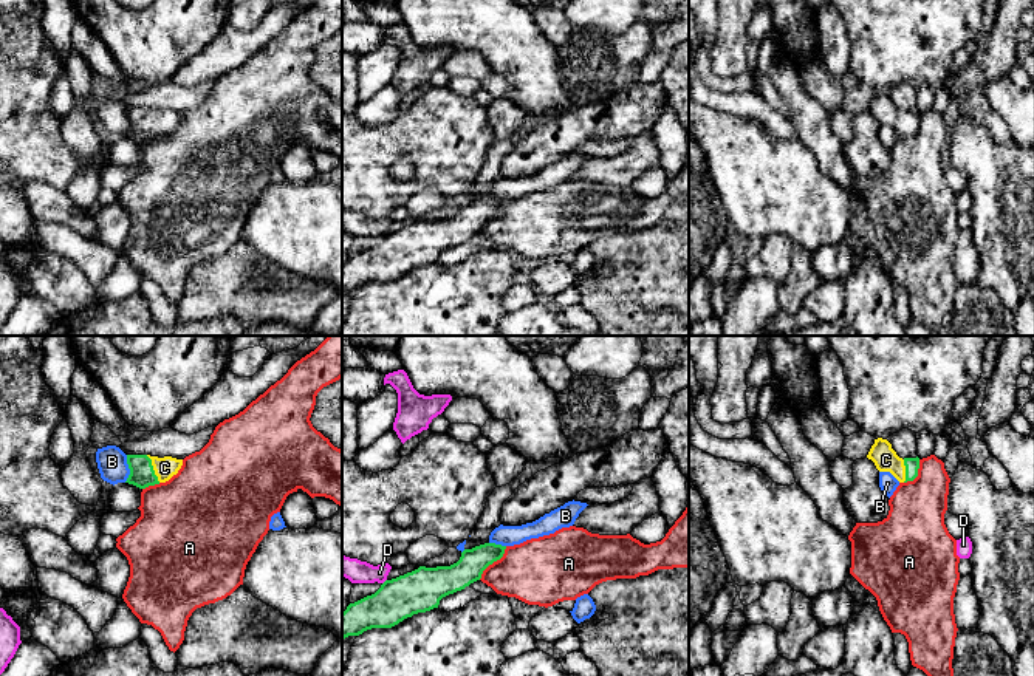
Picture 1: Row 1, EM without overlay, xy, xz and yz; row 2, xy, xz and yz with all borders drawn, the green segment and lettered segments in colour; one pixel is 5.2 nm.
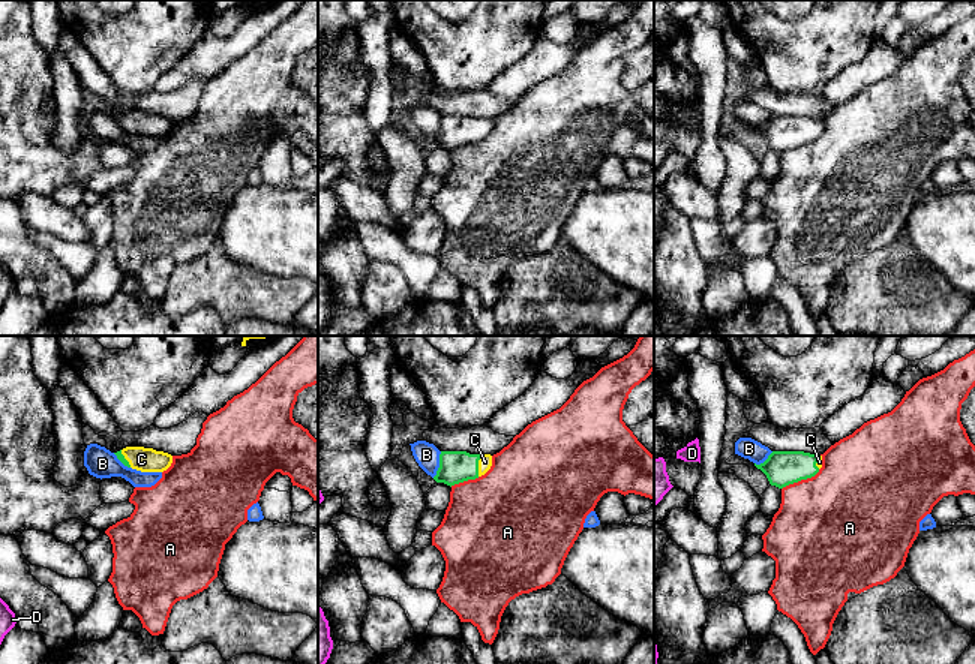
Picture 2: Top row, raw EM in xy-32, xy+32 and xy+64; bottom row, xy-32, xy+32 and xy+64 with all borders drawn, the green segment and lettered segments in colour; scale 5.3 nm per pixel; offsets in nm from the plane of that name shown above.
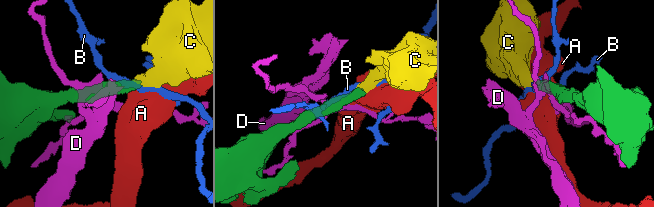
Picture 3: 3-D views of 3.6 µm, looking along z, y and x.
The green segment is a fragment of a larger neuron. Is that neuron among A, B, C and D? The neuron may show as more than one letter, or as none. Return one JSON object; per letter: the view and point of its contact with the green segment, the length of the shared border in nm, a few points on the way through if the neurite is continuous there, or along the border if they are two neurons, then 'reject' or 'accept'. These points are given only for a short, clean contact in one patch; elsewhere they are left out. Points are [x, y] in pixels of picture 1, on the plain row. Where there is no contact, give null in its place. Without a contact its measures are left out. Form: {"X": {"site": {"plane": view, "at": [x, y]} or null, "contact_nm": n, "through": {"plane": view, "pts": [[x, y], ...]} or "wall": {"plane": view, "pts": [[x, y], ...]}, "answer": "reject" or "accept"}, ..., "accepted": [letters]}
{"A": {"site": {"plane": "xz", "at": [493, 215]}, "contact_nm": 220, "wall": {"plane": "xz", "pts": [[506, 200], [505, 206], [479, 232]]}, "answer": "reject"}, "B": {"site": {"plane": "xy", "at": [129, 121]}, "contact_nm": 140, "wall": {"plane": "xy", "pts": [[127, 109], [129, 130], [124, 135]]}, "answer": "reject"}, "C": {"site": {"plane": "xy", "at": [152, 122]}, "contact_nm": 160, "through": {"plane": "xy", "pts": [[141, 129], [152, 122], [164, 121]]}, "answer": "accept"}, "D": {"site": {"plane": "xz", "at": [384, 235]}, "contact_nm": 40, "answer": "reject"}, "accepted": ["C"]}

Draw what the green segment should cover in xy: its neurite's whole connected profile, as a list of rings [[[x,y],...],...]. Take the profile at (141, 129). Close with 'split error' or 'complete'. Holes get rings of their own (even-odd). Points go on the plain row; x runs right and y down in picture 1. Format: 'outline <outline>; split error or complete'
outline [[[127,108],[130,128],[125,136],[139,142],[169,135],[183,119],[183,113],[172,110]]]; split error

